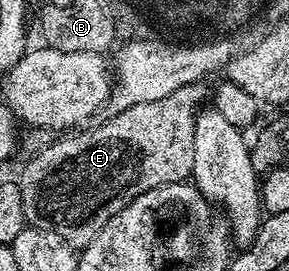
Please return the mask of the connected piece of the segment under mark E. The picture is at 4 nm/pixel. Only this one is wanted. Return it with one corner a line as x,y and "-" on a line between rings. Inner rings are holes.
202,83
185,85
172,91
172,95
164,95
164,99
136,103
136,107
107,116
107,121
100,122
95,129
83,128
59,136
62,137
59,141
40,150
23,167
22,178
16,181
27,222
41,223
71,247
85,247
102,230
104,223
108,223
108,219
124,211
124,207
128,207
128,203
137,196
144,195
144,191
187,180
193,171
194,119
208,97
208,89
206,93
204,86

